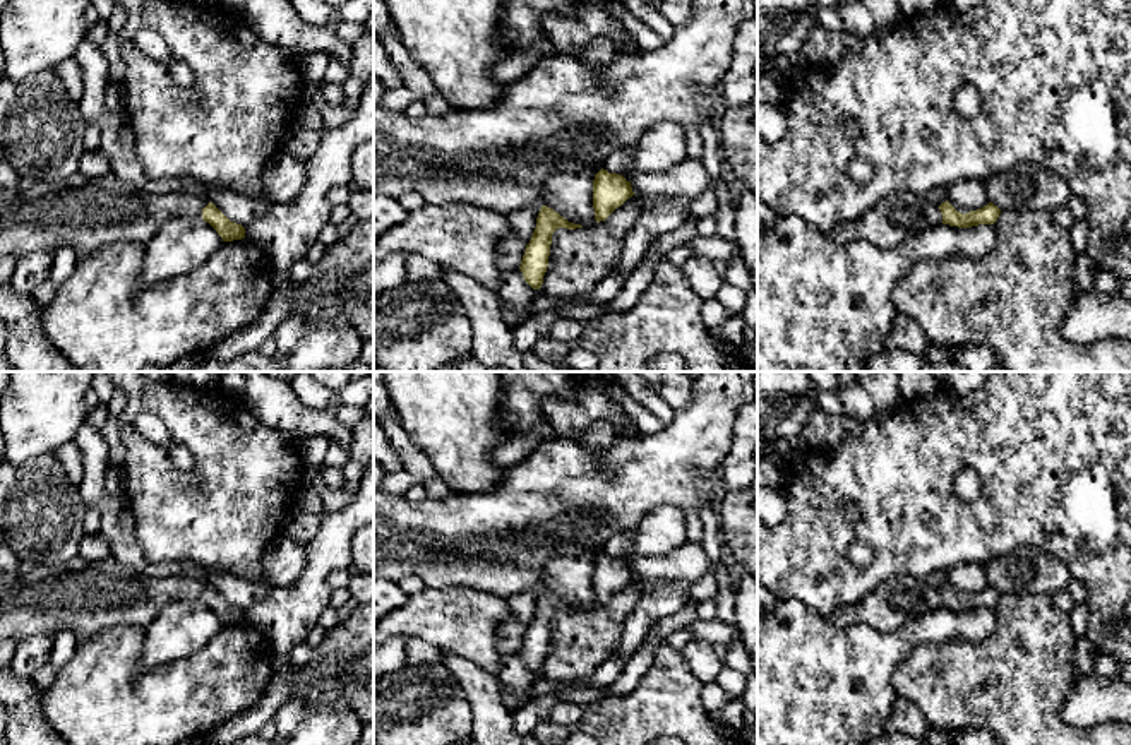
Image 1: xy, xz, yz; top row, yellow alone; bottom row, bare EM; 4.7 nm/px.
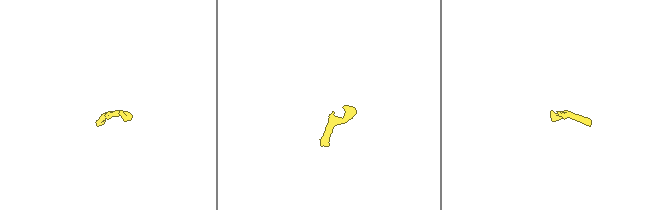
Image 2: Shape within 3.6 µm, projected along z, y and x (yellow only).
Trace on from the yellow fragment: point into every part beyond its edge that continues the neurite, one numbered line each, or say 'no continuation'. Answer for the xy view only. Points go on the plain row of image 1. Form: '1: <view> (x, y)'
1: xy (84, 596)

